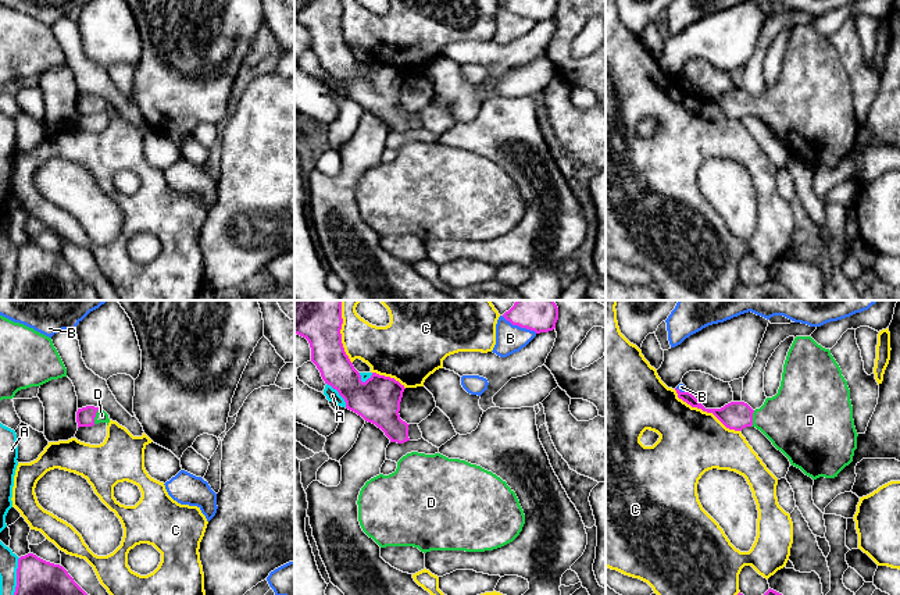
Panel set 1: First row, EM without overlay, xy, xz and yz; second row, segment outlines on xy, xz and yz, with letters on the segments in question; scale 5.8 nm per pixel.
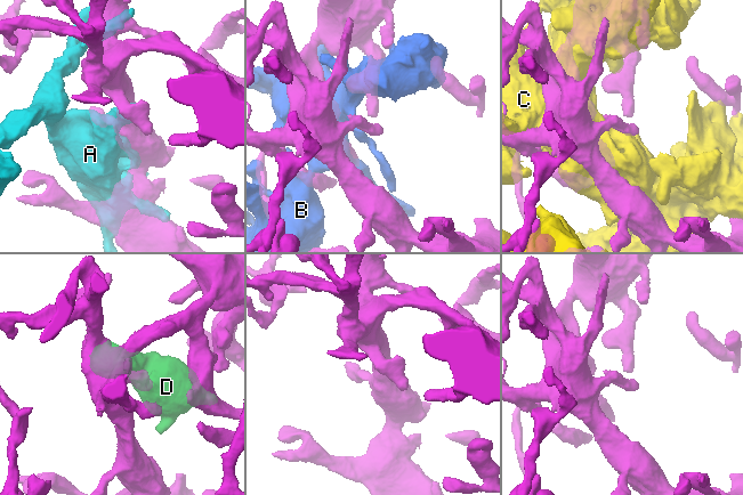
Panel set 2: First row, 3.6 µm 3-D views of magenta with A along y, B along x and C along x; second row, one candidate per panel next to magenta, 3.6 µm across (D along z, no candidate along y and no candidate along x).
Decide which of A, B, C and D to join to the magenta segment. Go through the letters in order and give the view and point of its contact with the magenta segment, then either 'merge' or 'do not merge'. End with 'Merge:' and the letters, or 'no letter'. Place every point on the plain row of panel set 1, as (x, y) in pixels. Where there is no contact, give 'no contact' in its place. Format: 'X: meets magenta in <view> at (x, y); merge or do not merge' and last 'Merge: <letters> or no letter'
A: meets magenta in xy at (17, 273); do not merge
B: meets magenta in xz at (520, 14); do not merge
C: meets magenta in yz at (706, 99); do not merge
D: meets magenta in yz at (752, 107); merge
Merge: D

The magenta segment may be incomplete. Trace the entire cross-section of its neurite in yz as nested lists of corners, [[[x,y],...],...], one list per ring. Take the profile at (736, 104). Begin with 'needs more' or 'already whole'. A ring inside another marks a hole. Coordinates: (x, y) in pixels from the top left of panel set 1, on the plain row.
needs more; [[[811,25],[794,26],[783,53],[778,82],[767,86],[760,97],[753,99],[744,90],[731,90],[721,97],[706,97],[689,79],[681,81],[676,76],[675,79],[679,88],[692,96],[712,101],[729,118],[742,120],[746,115],[756,115],[789,147],[792,154],[800,157],[812,168],[819,165],[835,167],[853,150],[858,122],[853,108],[850,78],[831,39],[818,33]]]

